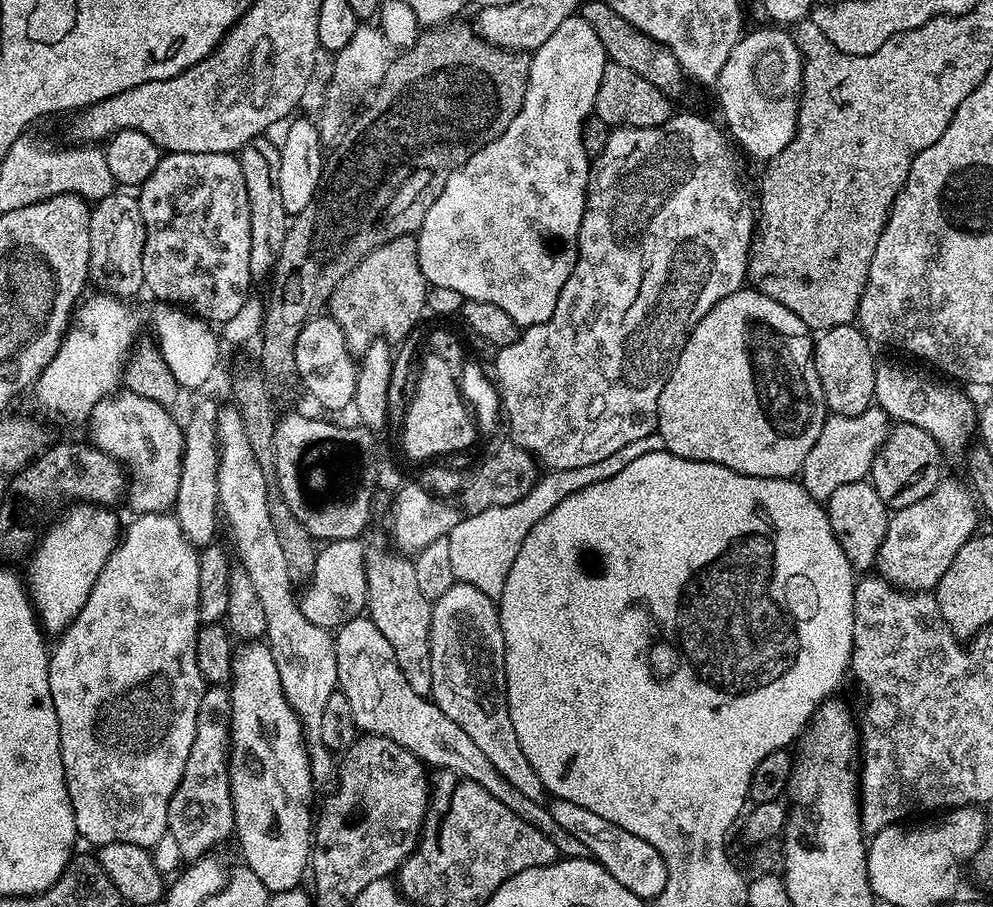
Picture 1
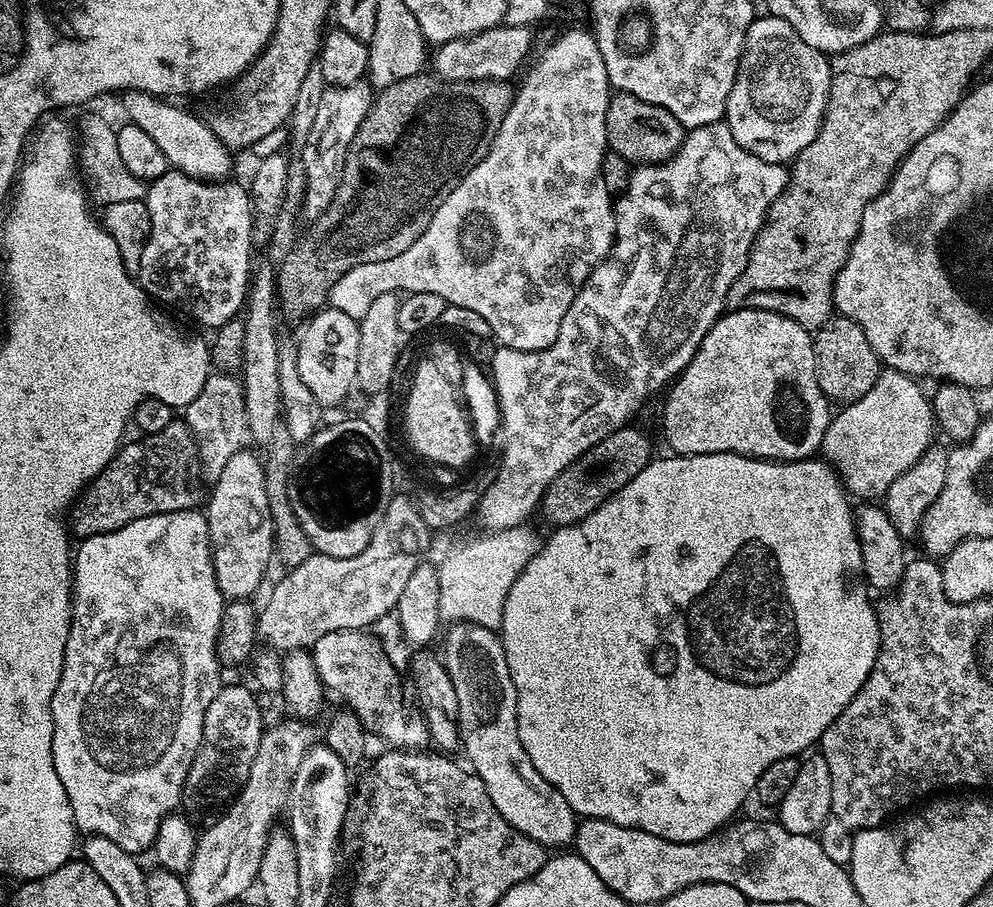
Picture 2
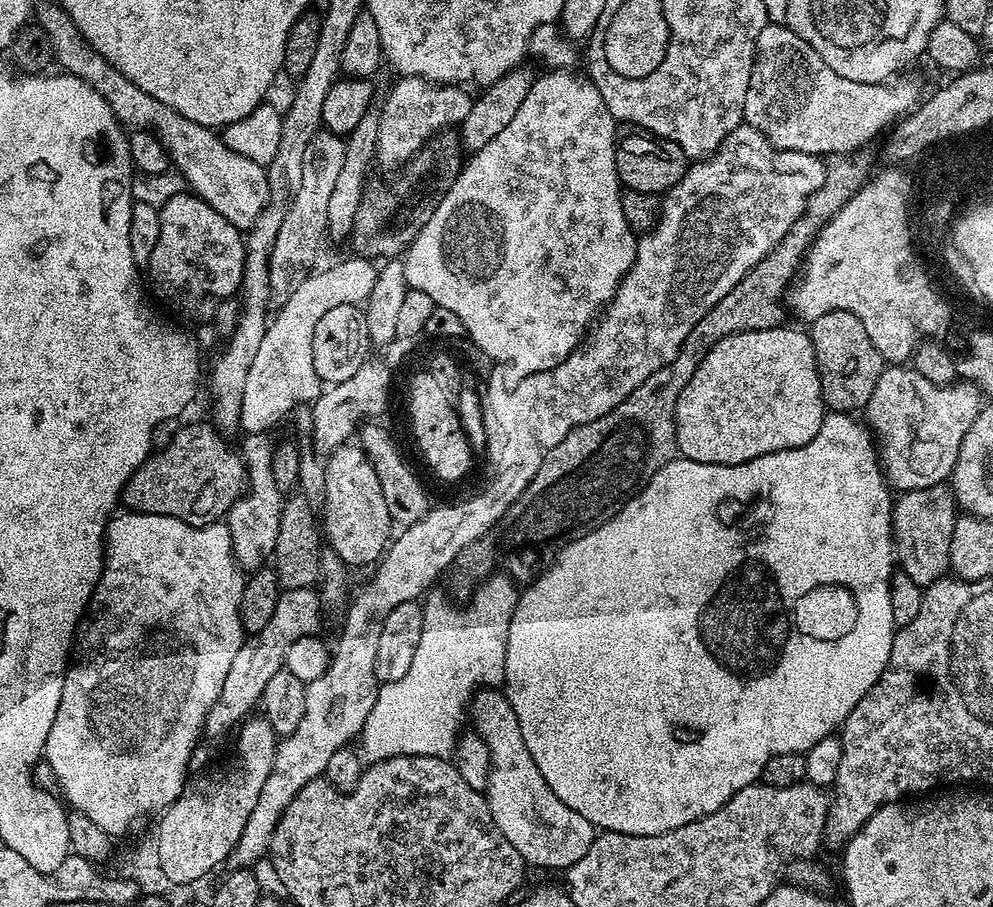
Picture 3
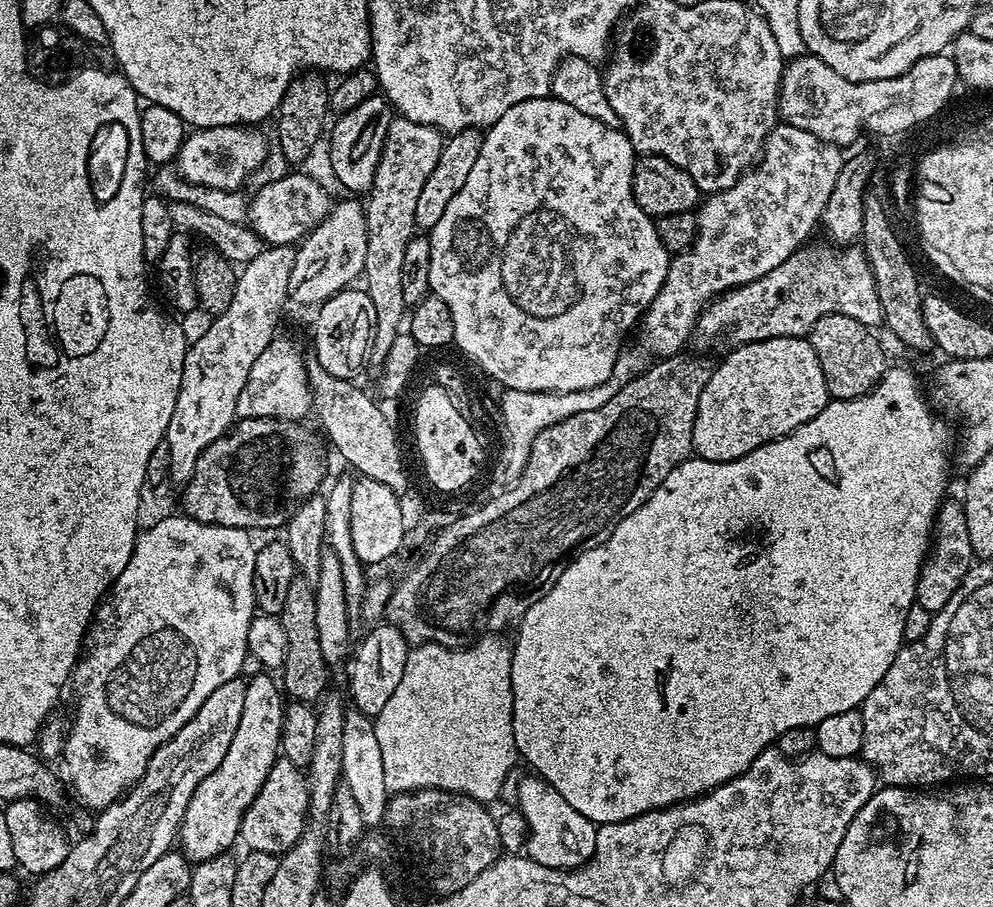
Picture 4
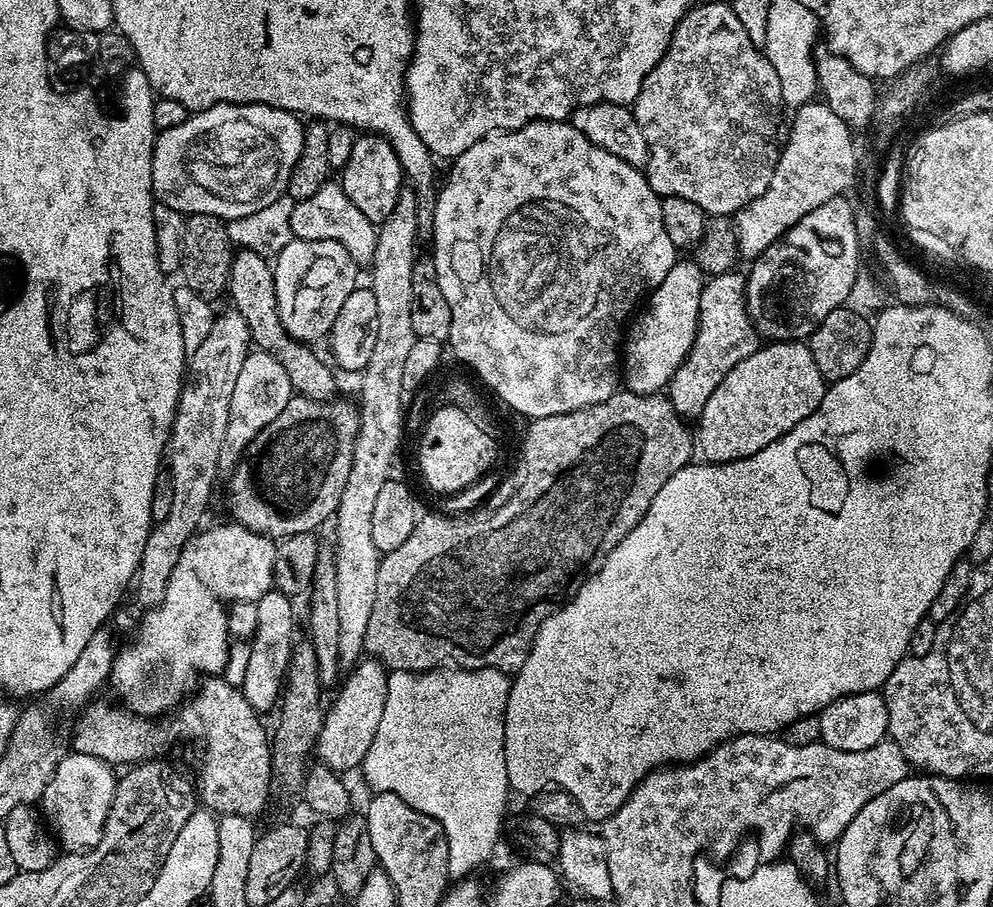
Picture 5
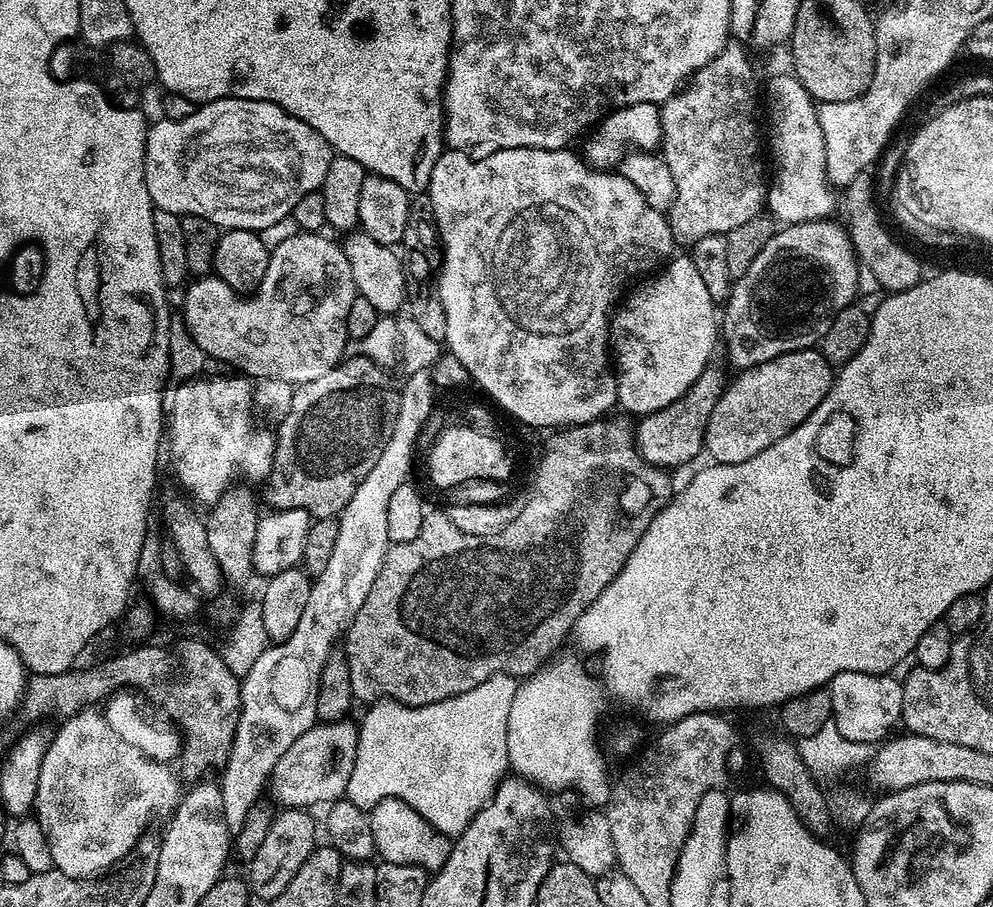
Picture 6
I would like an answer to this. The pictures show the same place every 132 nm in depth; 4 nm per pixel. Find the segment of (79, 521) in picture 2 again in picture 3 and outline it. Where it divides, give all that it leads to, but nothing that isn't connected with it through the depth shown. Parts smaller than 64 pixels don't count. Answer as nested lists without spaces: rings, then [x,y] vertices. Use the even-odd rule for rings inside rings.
[[[211,423],[188,424],[177,427],[173,441],[165,449],[153,451],[134,470],[124,484],[122,504],[125,509],[159,516],[173,516],[187,524],[215,524],[228,515],[228,511],[248,486],[248,470],[241,453],[231,448],[225,437]]]

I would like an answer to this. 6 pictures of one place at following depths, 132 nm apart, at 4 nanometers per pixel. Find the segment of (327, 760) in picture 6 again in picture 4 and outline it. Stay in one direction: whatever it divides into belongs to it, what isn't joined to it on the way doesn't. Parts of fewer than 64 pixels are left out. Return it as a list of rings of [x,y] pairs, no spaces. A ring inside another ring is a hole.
[[[387,622],[369,627],[367,631],[364,641],[355,645],[346,671],[348,670],[348,688],[352,691],[351,703],[362,714],[374,718],[380,713],[382,706],[386,706],[390,694],[394,694],[398,682],[402,682],[402,670],[406,670],[410,645],[399,630]]]

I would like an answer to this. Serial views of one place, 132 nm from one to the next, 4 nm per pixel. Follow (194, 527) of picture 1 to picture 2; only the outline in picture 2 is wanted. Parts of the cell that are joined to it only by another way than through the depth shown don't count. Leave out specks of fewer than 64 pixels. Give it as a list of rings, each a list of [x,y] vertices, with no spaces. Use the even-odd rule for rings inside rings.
[[[213,371],[206,378],[206,386],[202,386],[198,398],[183,409],[182,419],[196,439],[203,479],[215,482],[225,469],[226,462],[243,449],[244,440],[249,439],[243,383],[235,375]]]

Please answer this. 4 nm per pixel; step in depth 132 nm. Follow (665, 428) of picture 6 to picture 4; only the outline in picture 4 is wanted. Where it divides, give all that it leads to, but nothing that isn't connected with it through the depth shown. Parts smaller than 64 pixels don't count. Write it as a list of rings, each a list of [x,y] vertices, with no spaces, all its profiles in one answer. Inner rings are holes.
[[[809,243],[799,248],[793,256],[786,258],[782,266],[774,266],[770,274],[758,278],[754,282],[744,284],[741,288],[732,288],[723,292],[700,311],[694,329],[694,344],[700,348],[712,348],[715,344],[749,344],[762,342],[766,338],[807,337],[812,331],[814,322],[826,314],[846,314],[846,318],[854,318],[854,322],[862,322],[867,328],[875,329],[884,323],[882,302],[878,302],[878,290],[874,286],[874,274],[870,270],[870,262],[866,258],[863,247],[833,246],[831,243]]]

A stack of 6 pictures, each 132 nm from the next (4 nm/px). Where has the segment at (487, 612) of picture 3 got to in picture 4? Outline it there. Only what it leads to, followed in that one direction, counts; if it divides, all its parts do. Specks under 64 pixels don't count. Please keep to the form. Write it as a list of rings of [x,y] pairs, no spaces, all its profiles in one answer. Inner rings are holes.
[[[489,634],[471,644],[467,648],[447,648],[441,644],[418,644],[409,651],[406,658],[406,670],[402,670],[402,682],[398,682],[397,688],[394,689],[394,694],[390,694],[390,699],[386,702],[386,706],[382,706],[380,713],[374,717],[376,732],[378,736],[379,749],[382,750],[383,773],[386,774],[386,786],[389,793],[397,792],[413,792],[417,788],[441,788],[443,792],[454,792],[457,796],[469,796],[472,800],[481,802],[489,802],[488,800],[496,800],[500,796],[500,791],[504,788],[504,783],[508,780],[508,775],[512,772],[512,767],[515,766],[516,760],[518,764],[518,753],[516,751],[516,743],[514,742],[514,726],[512,725],[512,711],[514,710],[514,694],[512,693],[512,650],[506,643],[500,641],[501,637],[496,634]]]

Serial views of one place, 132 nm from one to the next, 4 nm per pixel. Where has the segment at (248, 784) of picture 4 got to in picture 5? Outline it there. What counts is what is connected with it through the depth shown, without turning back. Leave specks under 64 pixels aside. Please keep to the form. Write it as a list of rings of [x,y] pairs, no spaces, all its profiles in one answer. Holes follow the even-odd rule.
[[[275,590],[262,594],[260,600],[255,601],[258,606],[258,626],[248,644],[250,662],[246,662],[246,678],[239,684],[246,702],[258,714],[265,714],[277,707],[282,694],[284,676],[288,672],[288,662],[292,653],[294,635],[292,636],[292,604],[289,597]]]

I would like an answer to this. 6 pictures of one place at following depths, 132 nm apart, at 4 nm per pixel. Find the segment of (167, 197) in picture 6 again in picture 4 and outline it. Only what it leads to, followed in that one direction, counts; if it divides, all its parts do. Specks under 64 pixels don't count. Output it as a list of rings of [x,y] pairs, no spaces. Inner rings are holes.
[[[235,124],[214,126],[189,131],[174,163],[181,176],[192,184],[208,187],[217,193],[235,193],[263,166],[270,151],[270,144],[256,126]]]

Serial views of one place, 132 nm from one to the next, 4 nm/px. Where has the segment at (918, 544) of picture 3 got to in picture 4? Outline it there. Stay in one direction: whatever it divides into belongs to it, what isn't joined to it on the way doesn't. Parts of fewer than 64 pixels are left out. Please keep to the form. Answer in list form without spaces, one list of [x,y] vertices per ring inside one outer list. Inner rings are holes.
[[[945,499],[937,510],[932,525],[932,539],[924,564],[916,579],[916,603],[922,610],[935,614],[954,598],[958,586],[974,563],[974,553],[970,546],[970,533],[966,530],[966,514],[959,499]]]

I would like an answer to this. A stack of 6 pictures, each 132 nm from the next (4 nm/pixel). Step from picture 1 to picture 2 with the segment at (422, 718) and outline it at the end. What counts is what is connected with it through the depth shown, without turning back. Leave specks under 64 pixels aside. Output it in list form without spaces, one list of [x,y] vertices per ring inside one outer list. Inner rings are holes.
[[[355,628],[354,630],[334,630],[330,634],[322,634],[311,646],[314,670],[318,670],[318,678],[324,683],[329,693],[337,692],[345,700],[347,707],[355,712],[369,733],[375,734],[384,741],[385,745],[396,750],[424,750],[429,747],[428,728],[417,713],[408,709],[404,701],[404,688],[400,685],[400,676],[394,665],[388,661],[386,653],[380,649],[380,644],[374,637],[368,636],[367,631]]]

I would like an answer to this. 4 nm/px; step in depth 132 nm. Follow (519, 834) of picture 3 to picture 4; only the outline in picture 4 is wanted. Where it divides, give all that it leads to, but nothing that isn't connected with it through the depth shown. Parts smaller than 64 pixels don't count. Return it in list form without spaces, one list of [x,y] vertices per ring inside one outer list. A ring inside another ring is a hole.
[[[527,774],[516,788],[516,804],[528,823],[528,848],[526,854],[534,862],[551,868],[582,868],[594,854],[597,825],[592,824],[554,786],[535,774]]]

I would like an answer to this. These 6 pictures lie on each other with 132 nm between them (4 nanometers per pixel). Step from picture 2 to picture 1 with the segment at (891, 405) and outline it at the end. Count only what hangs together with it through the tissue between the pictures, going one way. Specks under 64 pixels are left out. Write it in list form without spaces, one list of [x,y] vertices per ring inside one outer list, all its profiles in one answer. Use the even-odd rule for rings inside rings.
[[[877,406],[853,416],[829,415],[822,426],[822,434],[818,434],[818,442],[814,442],[810,454],[806,454],[802,469],[804,489],[816,500],[827,502],[830,494],[846,486],[846,482],[868,480],[874,458],[889,431],[890,419],[887,413]]]

